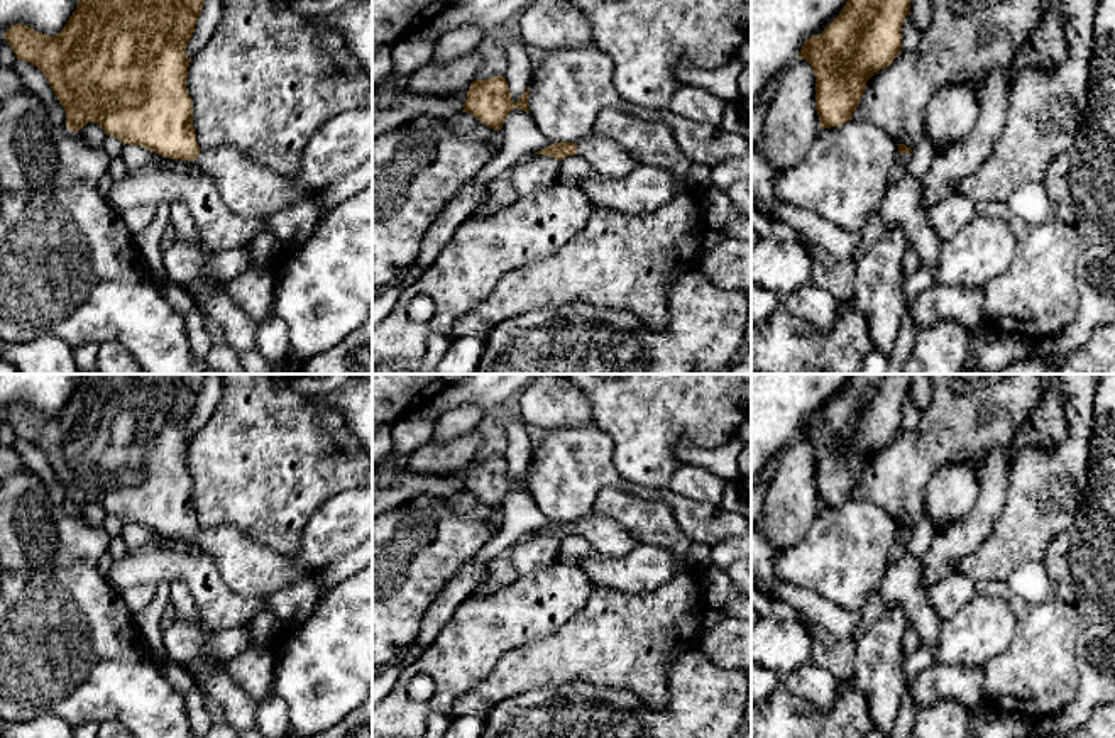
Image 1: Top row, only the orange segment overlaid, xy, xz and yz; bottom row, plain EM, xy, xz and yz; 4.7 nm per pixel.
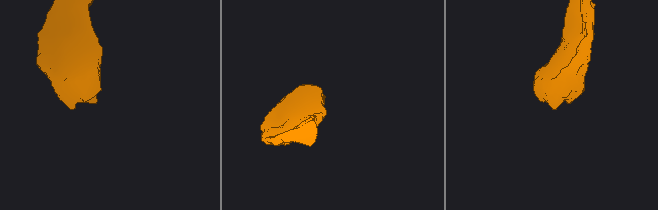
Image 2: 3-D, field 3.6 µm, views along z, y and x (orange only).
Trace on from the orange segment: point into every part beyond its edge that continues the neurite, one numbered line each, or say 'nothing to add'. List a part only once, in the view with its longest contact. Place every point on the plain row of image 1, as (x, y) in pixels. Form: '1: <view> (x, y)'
1: xy (249, 569)

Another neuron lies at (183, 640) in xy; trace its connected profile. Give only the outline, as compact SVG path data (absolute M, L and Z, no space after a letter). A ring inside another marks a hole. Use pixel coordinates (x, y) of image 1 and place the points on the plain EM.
M174 620L162 630L166 655L183 665L195 657L213 657L225 664L250 645L254 642L245 625L206 635L193 621Z

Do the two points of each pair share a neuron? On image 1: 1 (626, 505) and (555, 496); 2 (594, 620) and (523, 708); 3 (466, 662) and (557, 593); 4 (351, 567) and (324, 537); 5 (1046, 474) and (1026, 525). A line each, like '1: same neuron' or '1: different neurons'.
1: different neurons
2: different neurons
3: same neuron
4: different neurons
5: same neuron

